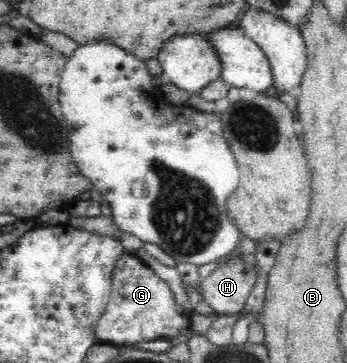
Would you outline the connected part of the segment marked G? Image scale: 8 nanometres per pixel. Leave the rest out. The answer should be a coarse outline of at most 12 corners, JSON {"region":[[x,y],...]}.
{"region":[[140,258],[115,263],[95,341],[184,335],[191,318]]}

